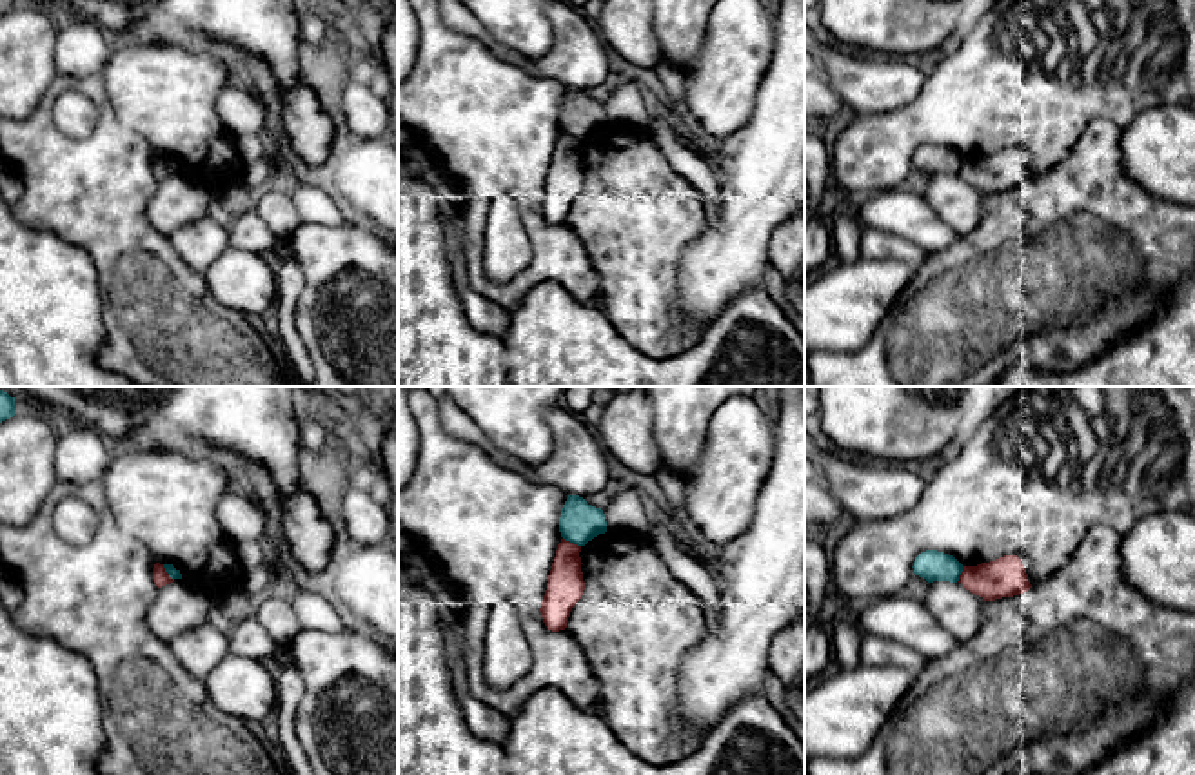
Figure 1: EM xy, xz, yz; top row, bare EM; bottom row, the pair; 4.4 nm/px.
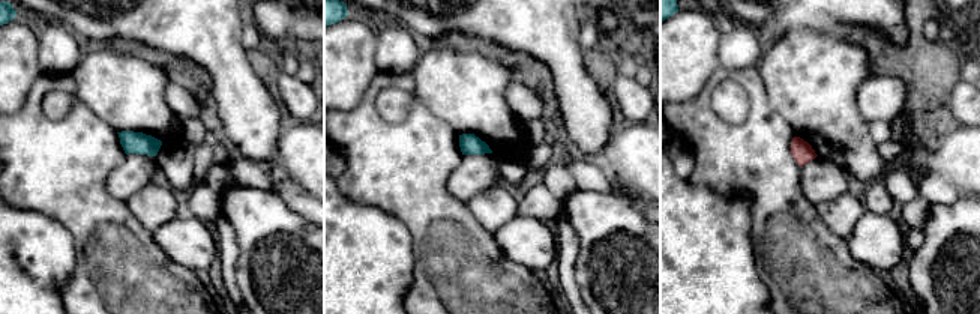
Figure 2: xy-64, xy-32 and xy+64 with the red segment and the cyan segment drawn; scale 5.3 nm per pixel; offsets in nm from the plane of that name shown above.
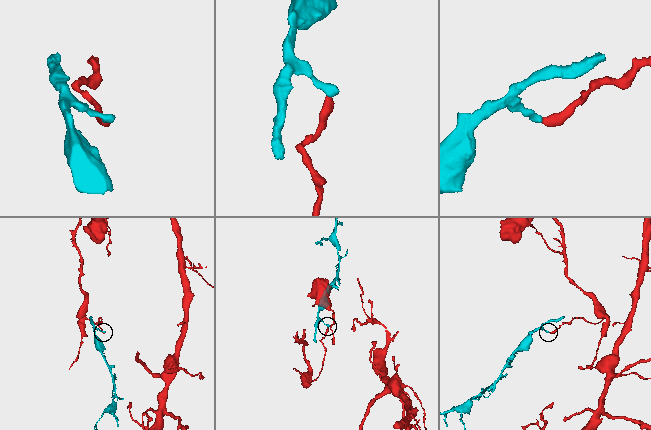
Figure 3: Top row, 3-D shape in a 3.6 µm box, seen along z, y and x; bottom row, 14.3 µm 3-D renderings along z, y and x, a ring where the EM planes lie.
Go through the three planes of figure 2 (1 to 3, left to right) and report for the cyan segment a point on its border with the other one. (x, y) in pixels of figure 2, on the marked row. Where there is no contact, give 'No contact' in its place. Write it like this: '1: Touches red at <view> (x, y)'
1: No contact
2: No contact
3: No contact

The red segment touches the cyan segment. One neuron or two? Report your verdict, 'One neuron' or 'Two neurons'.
Two neurons

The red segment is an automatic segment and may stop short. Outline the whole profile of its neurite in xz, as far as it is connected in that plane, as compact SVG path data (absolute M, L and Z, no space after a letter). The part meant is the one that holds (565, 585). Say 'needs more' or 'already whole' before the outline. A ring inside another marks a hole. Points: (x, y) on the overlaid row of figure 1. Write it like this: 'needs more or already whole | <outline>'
already whole | M561 539L556 550L547 590L541 601L541 617L548 630L567 628L568 617L585 590L581 572L581 546Z

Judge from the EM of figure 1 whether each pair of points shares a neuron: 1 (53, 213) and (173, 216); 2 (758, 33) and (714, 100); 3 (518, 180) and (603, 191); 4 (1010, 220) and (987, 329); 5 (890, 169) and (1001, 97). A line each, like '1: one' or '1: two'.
1: two
2: one
3: two
4: one
5: one

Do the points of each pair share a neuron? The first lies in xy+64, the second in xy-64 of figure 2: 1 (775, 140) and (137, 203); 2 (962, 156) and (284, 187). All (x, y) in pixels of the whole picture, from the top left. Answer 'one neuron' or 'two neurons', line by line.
1: two neurons
2: two neurons

